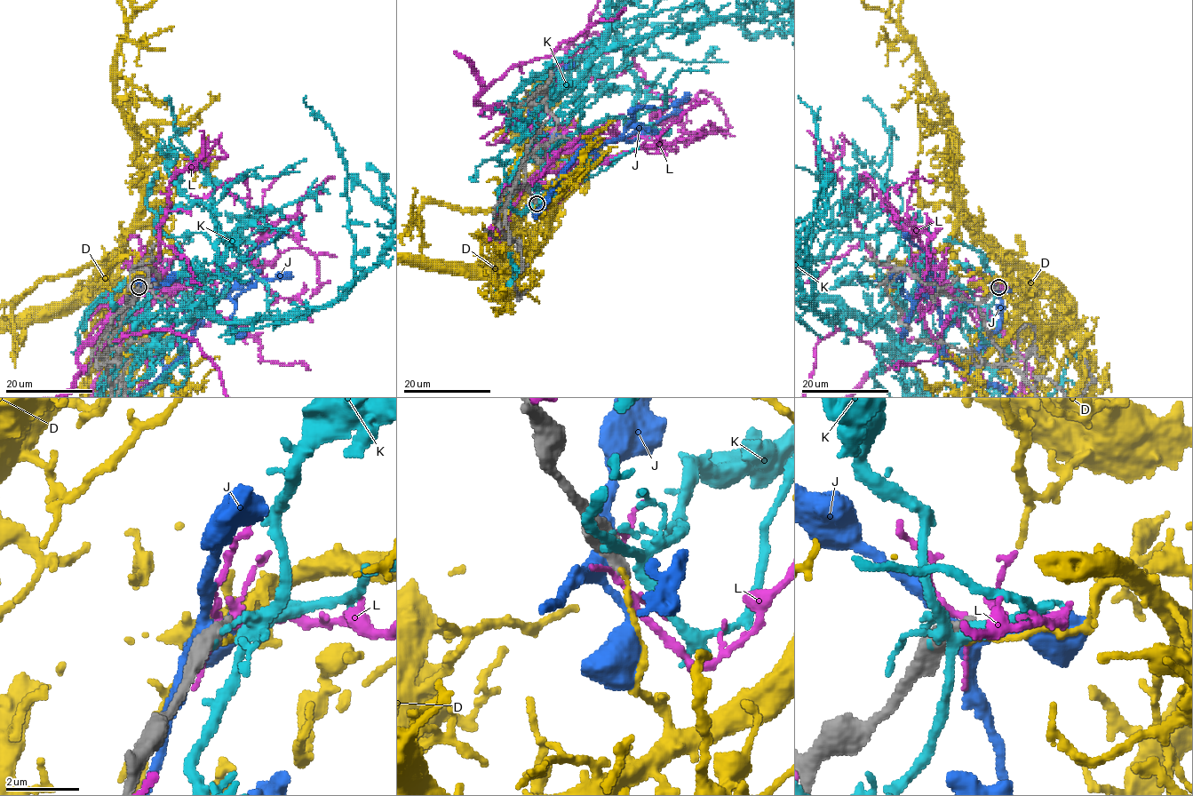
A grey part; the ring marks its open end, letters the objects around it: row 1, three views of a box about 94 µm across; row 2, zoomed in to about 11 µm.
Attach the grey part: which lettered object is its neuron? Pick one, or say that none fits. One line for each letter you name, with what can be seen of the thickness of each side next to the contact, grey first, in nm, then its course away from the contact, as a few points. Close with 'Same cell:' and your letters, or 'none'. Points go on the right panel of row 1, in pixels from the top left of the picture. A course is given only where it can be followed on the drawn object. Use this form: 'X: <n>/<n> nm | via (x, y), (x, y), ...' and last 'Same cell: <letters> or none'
Same cell: none

